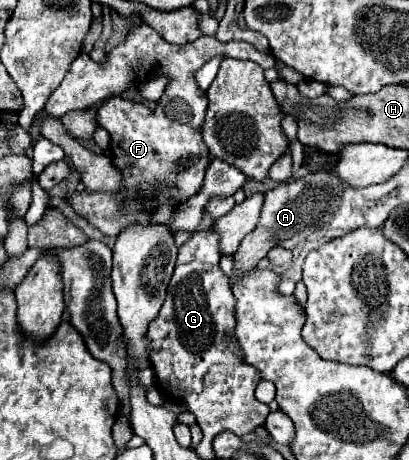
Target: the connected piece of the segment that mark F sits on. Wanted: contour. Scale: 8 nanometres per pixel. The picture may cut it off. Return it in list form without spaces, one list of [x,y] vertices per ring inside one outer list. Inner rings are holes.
[[[139,20],[131,26],[127,38],[119,46],[115,46],[105,56],[103,62],[95,62],[87,56],[87,52],[81,52],[81,56],[73,62],[61,86],[49,96],[45,110],[55,118],[61,118],[71,110],[93,108],[105,100],[97,108],[95,118],[97,124],[105,128],[111,136],[111,154],[113,154],[111,162],[117,168],[127,170],[123,172],[123,186],[115,194],[89,192],[89,190],[67,194],[67,202],[71,202],[73,208],[79,214],[83,214],[93,226],[97,226],[103,234],[117,236],[125,226],[133,222],[149,224],[151,222],[149,210],[165,204],[167,200],[183,202],[175,218],[169,222],[169,228],[173,232],[175,230],[193,232],[197,230],[197,224],[203,216],[203,206],[211,196],[235,194],[235,190],[239,190],[247,182],[247,176],[239,172],[235,166],[225,164],[223,160],[217,158],[211,162],[209,150],[201,140],[199,128],[205,118],[207,96],[201,88],[197,88],[195,72],[215,56],[253,60],[263,70],[273,68],[275,64],[271,52],[259,52],[251,44],[235,40],[221,44],[215,36],[199,36],[195,42],[175,46],[163,40],[149,24]],[[155,78],[167,78],[167,88],[163,96],[157,100],[153,112],[141,102],[131,102],[117,96],[129,88],[141,88],[143,84]],[[203,178],[205,184],[201,188]],[[193,192],[197,194],[193,196]]]

